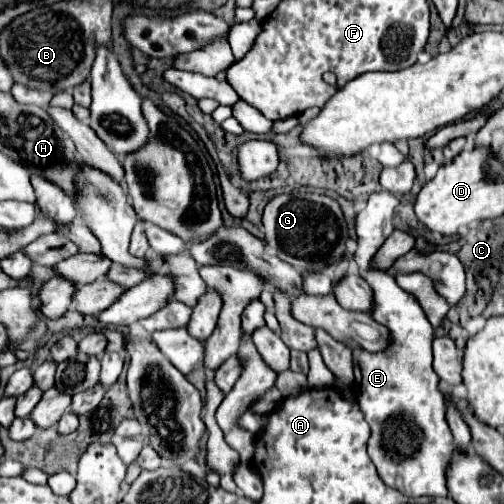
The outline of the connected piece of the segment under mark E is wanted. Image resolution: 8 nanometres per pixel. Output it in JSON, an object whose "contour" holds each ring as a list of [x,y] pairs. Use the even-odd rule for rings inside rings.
{"contour":[[[378,191],[372,193],[366,207],[358,211],[356,217],[356,235],[358,235],[358,249],[354,253],[354,261],[360,267],[360,275],[370,283],[374,289],[374,311],[372,317],[386,325],[392,333],[390,347],[384,353],[368,353],[364,349],[354,349],[354,395],[356,401],[364,413],[366,423],[370,425],[370,439],[368,439],[368,455],[380,475],[380,479],[400,491],[406,497],[448,497],[448,487],[446,487],[446,471],[450,467],[452,455],[454,455],[454,441],[452,441],[452,431],[450,425],[446,423],[446,401],[444,395],[438,389],[438,375],[432,371],[432,339],[434,339],[434,329],[420,307],[418,299],[404,291],[394,277],[390,277],[386,271],[372,271],[370,259],[378,251],[378,247],[390,237],[394,231],[392,225],[392,215],[394,207],[400,203],[400,199],[394,193],[388,191]]]}

